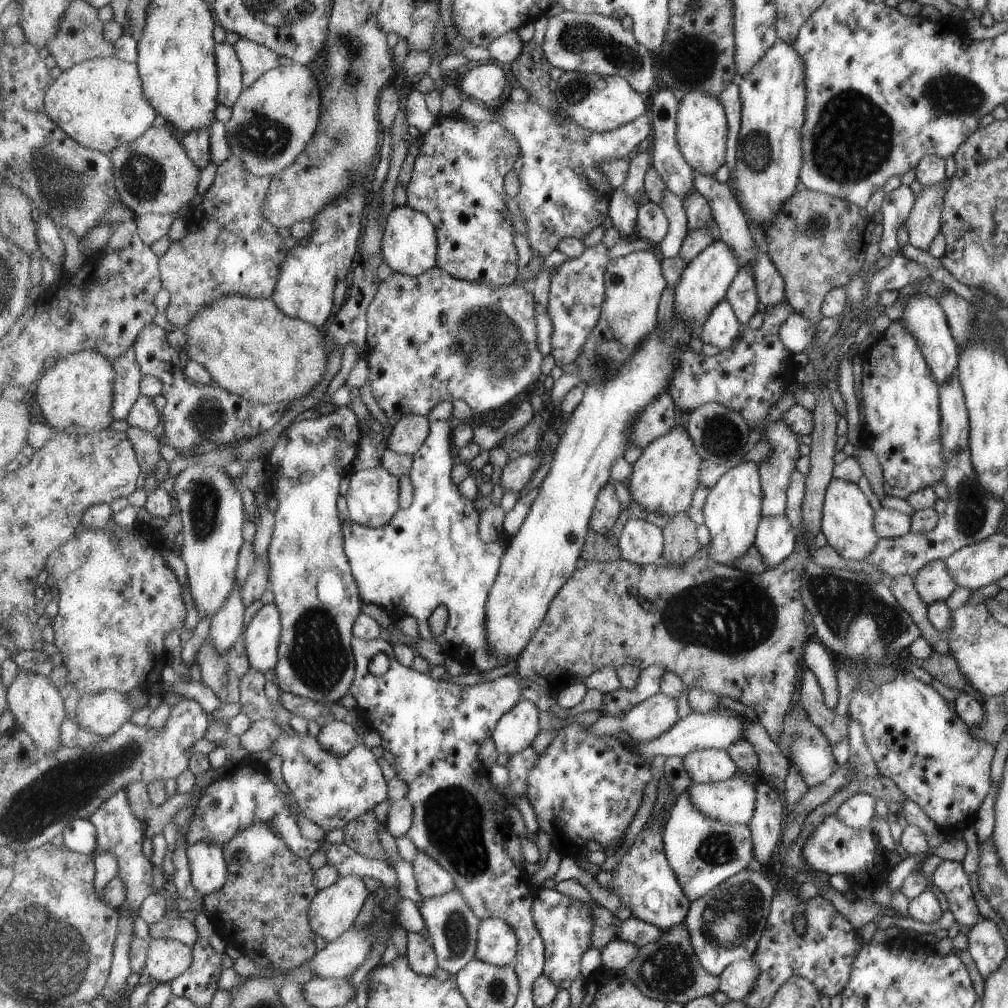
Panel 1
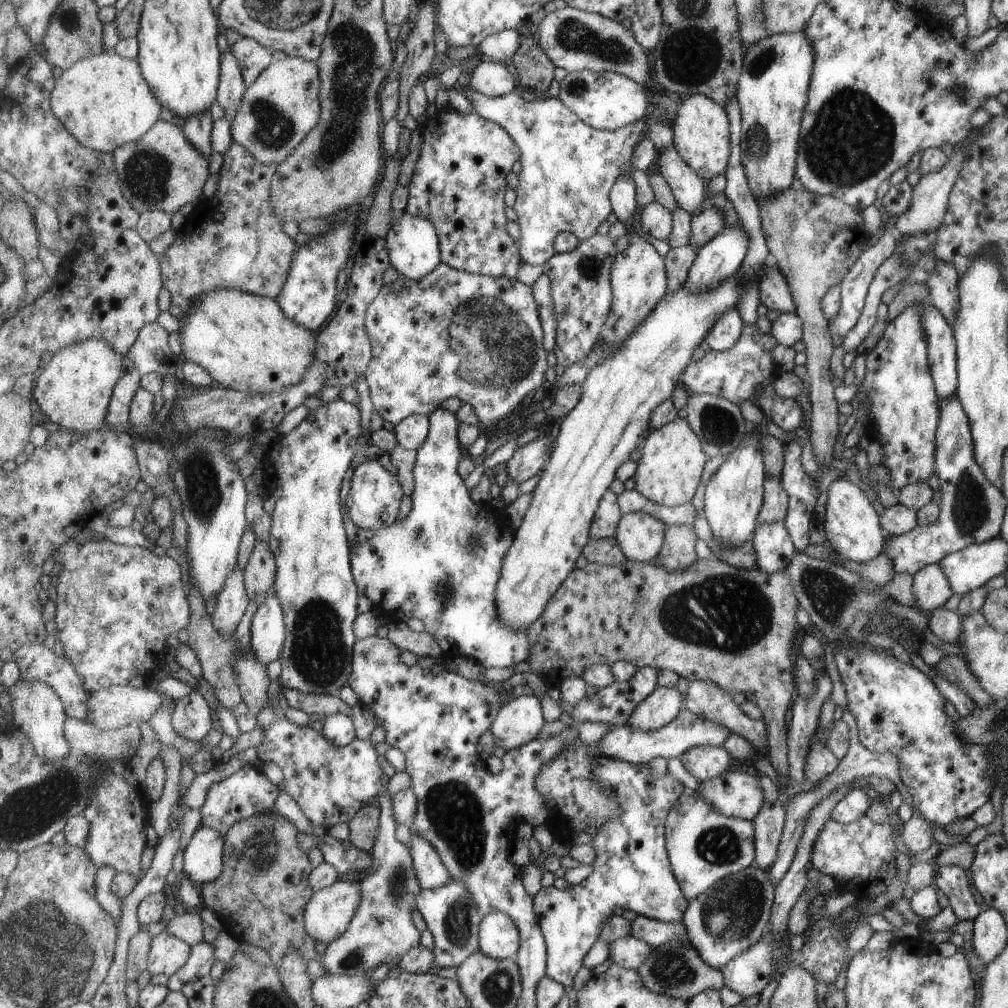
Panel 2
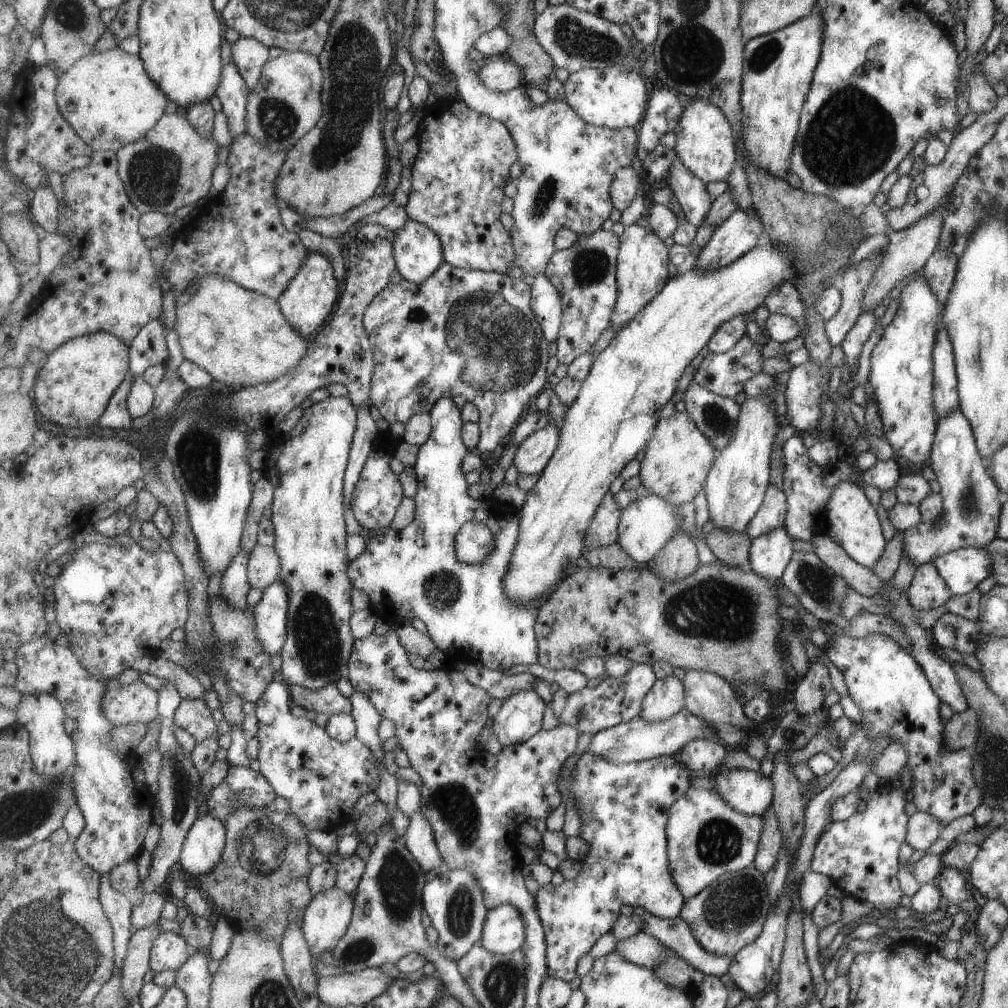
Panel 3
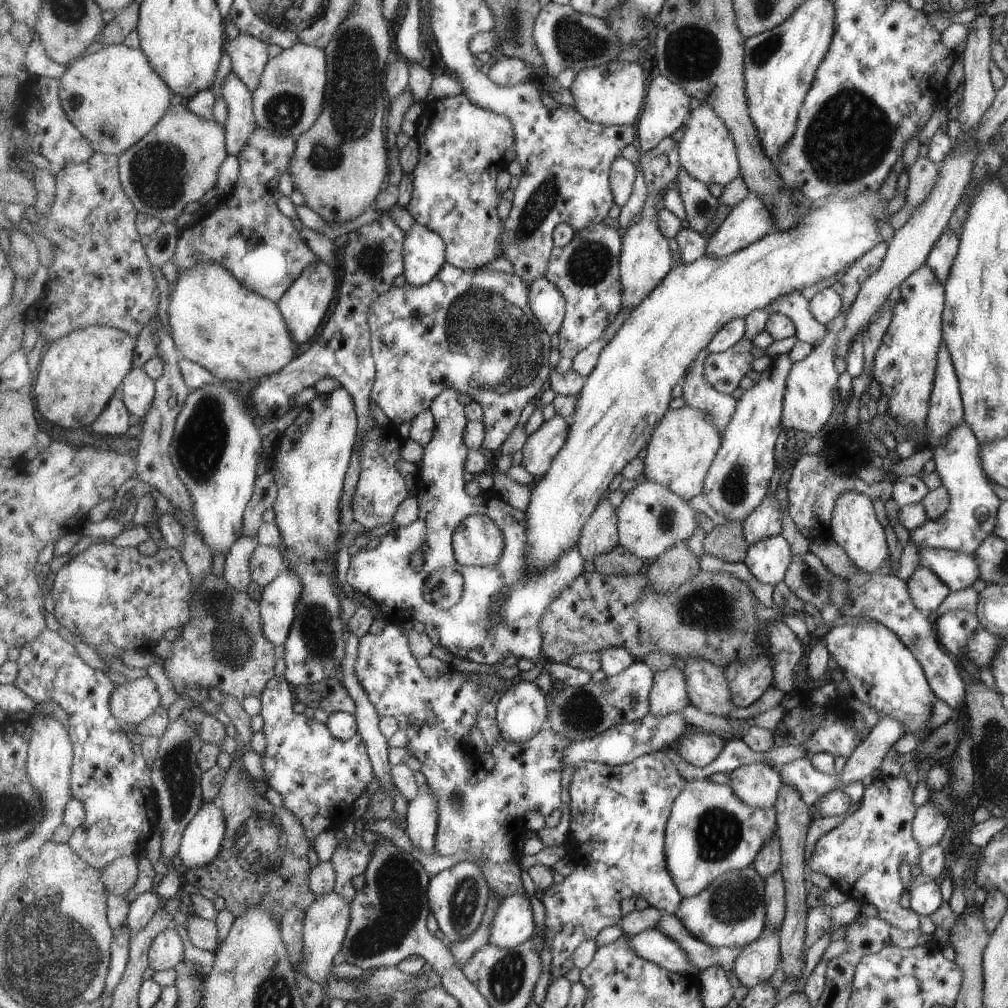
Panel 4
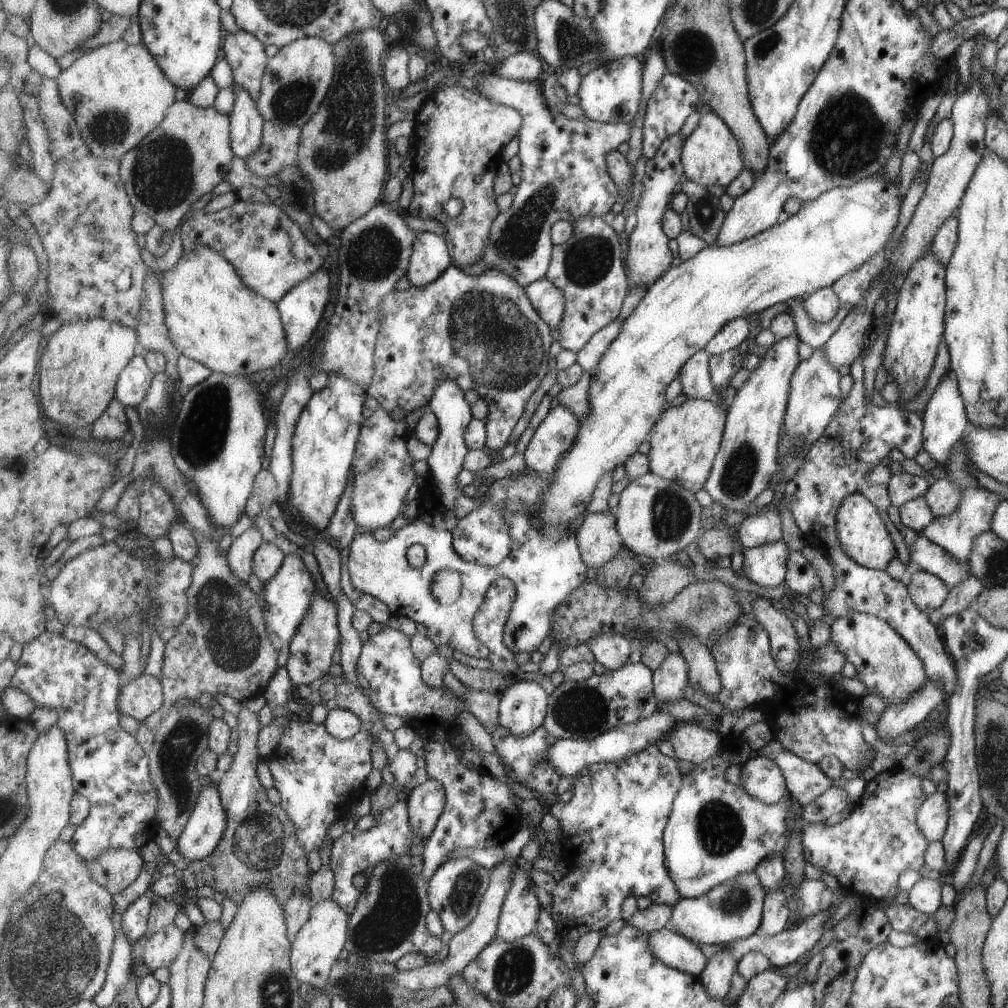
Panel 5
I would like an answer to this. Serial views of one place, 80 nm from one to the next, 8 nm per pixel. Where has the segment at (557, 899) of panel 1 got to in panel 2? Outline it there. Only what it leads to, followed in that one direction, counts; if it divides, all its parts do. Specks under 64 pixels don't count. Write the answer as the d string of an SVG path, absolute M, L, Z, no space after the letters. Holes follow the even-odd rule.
M604 756L595 758L594 774L595 782L605 790L611 788L611 794L621 802L619 810L605 822L605 826L599 826L599 830L592 835L592 845L597 850L597 860L592 865L594 870L577 885L569 884L569 888L563 889L552 885L542 888L533 898L540 926L546 936L547 975L567 987L572 986L577 972L583 968L585 956L600 939L605 920L615 916L613 908L631 910L638 916L655 918L661 922L684 922L687 908L690 906L690 901L675 878L666 838L666 822L670 817L670 811L687 790L685 782L675 778L675 774L668 769L660 777L651 779L651 770L646 763L629 763Z

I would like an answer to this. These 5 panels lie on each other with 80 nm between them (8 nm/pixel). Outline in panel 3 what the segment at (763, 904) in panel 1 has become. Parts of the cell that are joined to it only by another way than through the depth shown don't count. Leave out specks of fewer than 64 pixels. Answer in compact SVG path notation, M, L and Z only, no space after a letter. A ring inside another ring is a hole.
M755 864L739 872L727 872L706 890L687 899L681 918L693 928L695 938L711 954L735 956L742 948L755 942L772 915L774 906L769 898L767 882Z

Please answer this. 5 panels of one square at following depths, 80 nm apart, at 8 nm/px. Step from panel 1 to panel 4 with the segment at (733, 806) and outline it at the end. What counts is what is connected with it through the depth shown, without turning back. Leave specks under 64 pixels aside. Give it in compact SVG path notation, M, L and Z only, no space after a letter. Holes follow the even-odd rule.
M763 762L762 764L749 764L736 769L731 774L731 786L747 806L753 808L775 807L779 790L782 786L777 766L771 768Z

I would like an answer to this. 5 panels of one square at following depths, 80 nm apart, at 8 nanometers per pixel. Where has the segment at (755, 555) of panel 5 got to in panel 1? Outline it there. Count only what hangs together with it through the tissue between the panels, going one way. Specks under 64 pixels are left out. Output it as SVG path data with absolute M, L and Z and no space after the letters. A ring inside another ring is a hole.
M785 515L763 518L758 529L755 545L759 548L767 566L775 568L794 552L795 530Z

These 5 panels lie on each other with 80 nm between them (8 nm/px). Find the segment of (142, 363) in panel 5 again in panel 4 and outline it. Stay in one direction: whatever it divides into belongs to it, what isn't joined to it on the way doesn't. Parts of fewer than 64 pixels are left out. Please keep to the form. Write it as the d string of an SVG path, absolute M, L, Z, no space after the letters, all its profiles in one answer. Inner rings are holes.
M143 366L133 368L122 383L123 398L127 409L144 420L156 398L156 381Z

